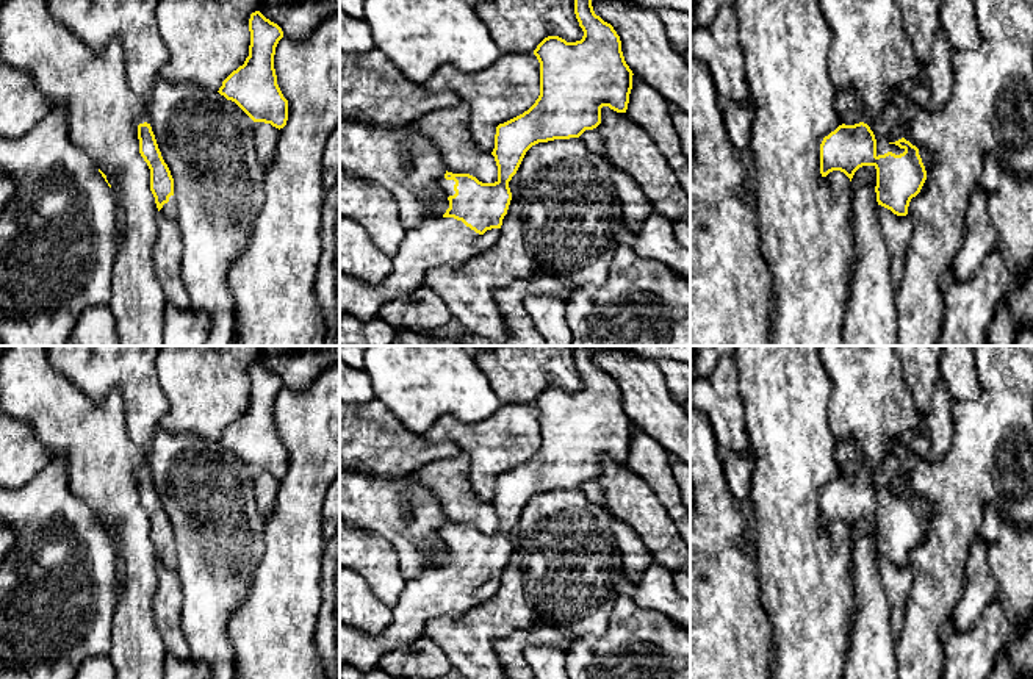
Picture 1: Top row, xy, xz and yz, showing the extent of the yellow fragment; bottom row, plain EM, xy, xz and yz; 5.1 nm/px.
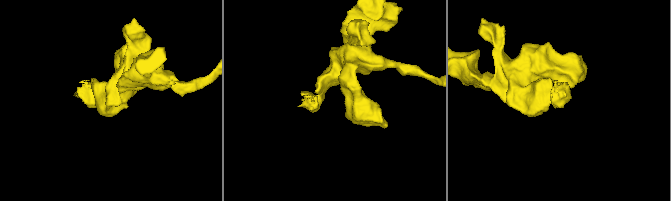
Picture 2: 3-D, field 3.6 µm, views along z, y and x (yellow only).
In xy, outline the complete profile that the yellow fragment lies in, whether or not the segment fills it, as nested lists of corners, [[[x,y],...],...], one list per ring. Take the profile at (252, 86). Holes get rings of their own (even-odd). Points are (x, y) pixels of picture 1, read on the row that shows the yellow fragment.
[[[260,11],[250,14],[249,31],[249,56],[222,81],[218,92],[235,102],[254,122],[280,130],[288,120],[288,100],[277,84],[274,55],[283,31]]]

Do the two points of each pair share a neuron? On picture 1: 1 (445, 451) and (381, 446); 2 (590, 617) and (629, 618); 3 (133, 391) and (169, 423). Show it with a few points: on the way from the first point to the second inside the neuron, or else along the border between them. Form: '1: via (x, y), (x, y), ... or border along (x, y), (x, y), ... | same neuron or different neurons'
1: via (429, 451), (396, 451) | same neuron
2: border along (619, 595), (608, 629), (600, 635), (579, 639) | different neurons
3: border along (158, 382), (168, 402), (168, 412), (160, 426) | different neurons

